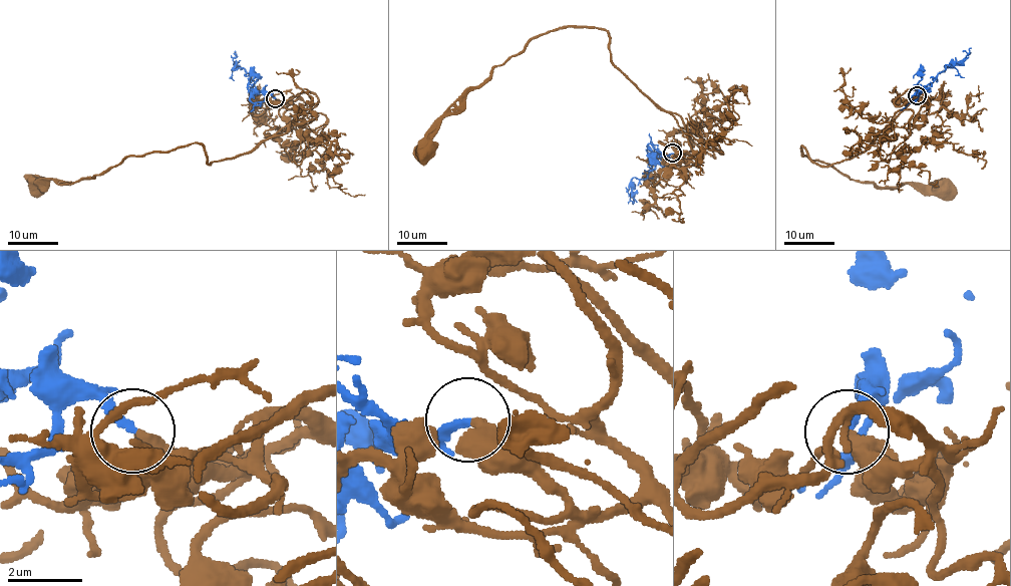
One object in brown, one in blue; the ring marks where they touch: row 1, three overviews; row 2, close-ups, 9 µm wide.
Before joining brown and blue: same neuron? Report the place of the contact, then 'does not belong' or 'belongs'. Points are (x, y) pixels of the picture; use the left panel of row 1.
at (275, 98); belongs

